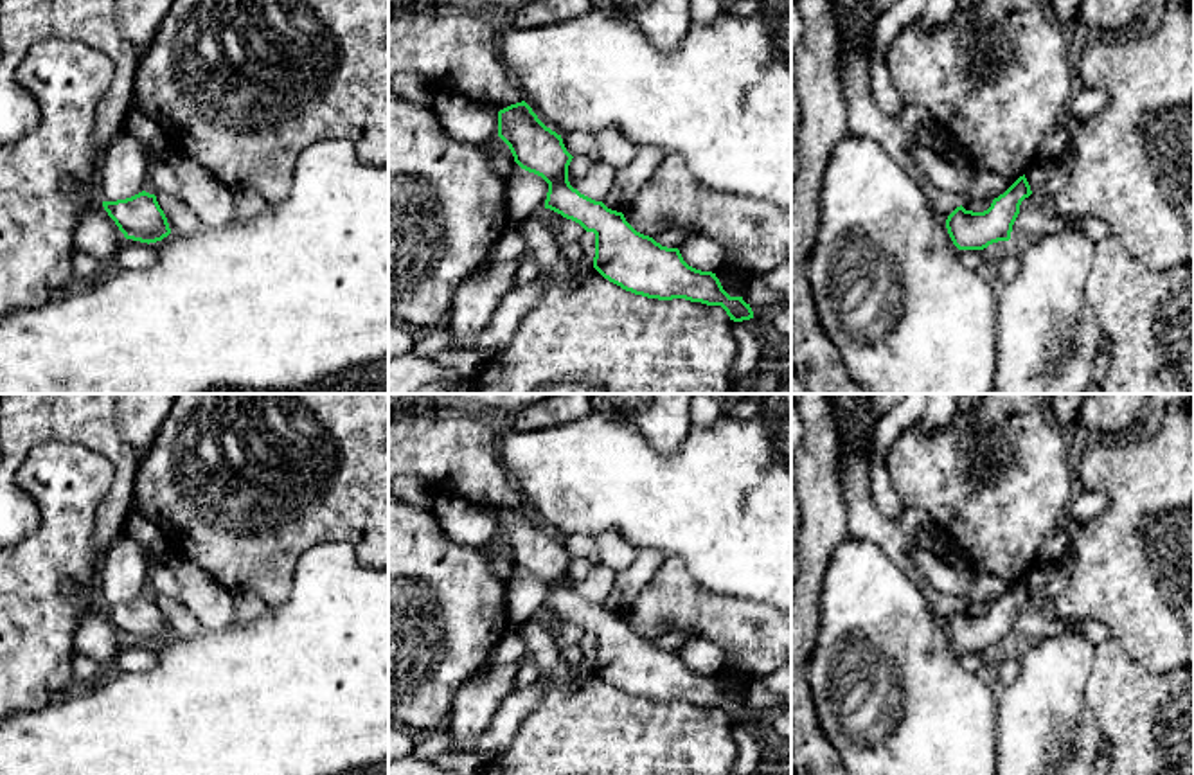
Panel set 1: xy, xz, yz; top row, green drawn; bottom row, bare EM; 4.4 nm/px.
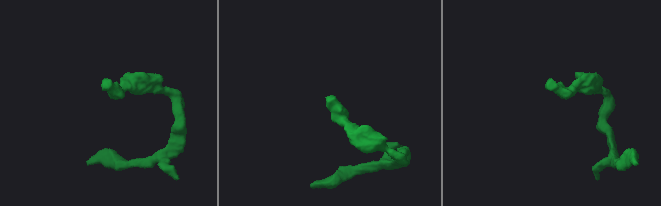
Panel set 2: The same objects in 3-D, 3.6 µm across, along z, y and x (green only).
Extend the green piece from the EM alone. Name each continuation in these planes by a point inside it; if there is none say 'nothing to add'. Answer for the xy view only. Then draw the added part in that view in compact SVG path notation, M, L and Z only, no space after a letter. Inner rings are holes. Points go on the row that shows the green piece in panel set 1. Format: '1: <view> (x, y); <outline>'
nothing to add

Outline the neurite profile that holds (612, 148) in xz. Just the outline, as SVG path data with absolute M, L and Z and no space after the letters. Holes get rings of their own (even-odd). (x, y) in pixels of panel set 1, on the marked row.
M615 128L597 131L593 140L597 146L597 160L617 171L628 167L637 155L637 146L624 138Z

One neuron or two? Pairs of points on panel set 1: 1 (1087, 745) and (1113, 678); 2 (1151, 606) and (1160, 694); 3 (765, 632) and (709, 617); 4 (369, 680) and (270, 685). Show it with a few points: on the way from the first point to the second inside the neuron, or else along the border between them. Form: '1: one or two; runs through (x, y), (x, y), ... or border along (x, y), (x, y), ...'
1: two; border along (1087, 678), (1085, 702), (1106, 741)
2: two; border along (1124, 650), (1149, 671), (1175, 669)
3: one; runs through (750, 632), (723, 621)
4: one; runs through (344, 680), (333, 680), (324, 685), (295, 685)

